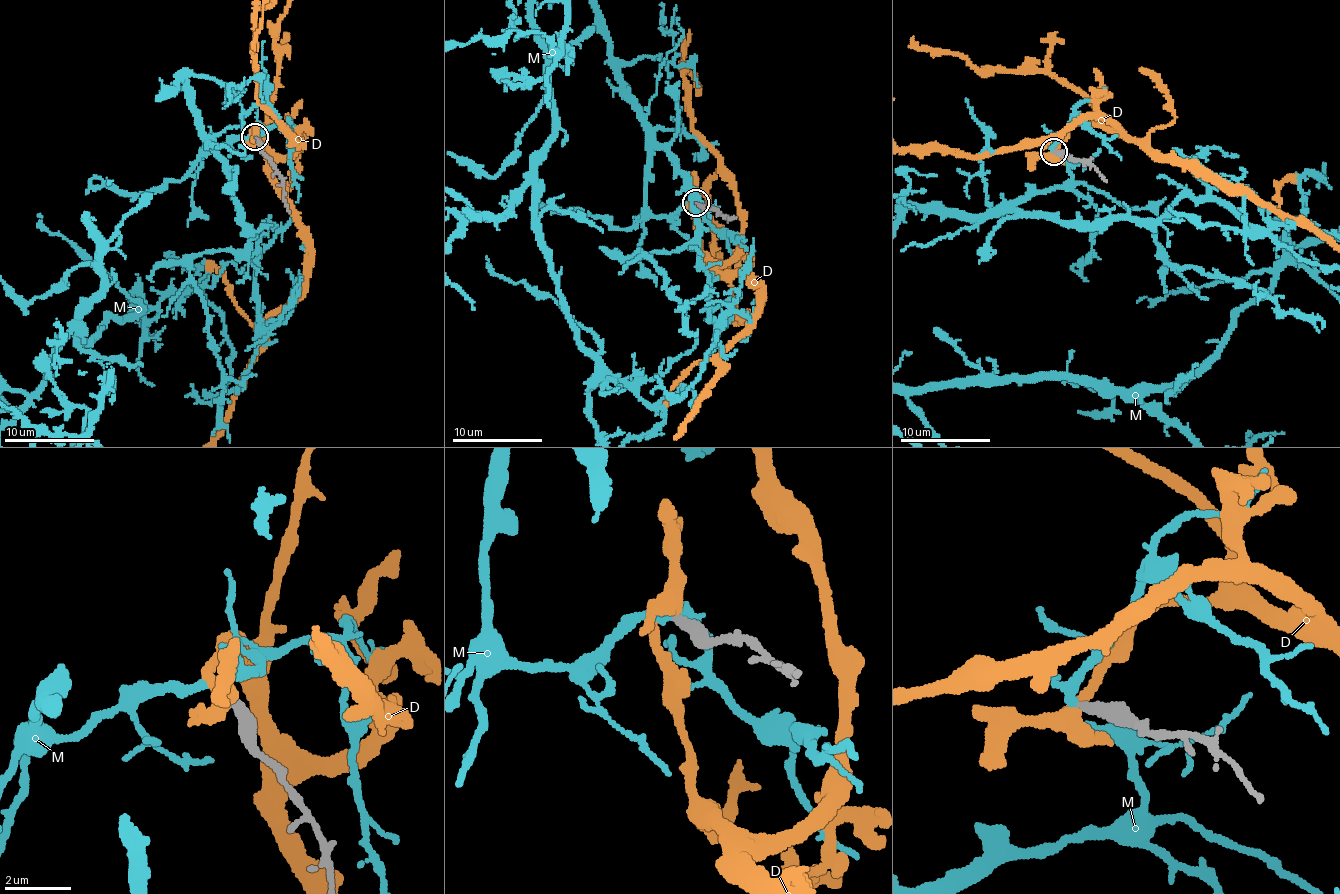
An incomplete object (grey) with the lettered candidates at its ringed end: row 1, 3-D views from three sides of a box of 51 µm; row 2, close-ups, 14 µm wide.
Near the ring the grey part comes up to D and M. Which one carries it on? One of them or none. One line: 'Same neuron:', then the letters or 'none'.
Same neuron: M

